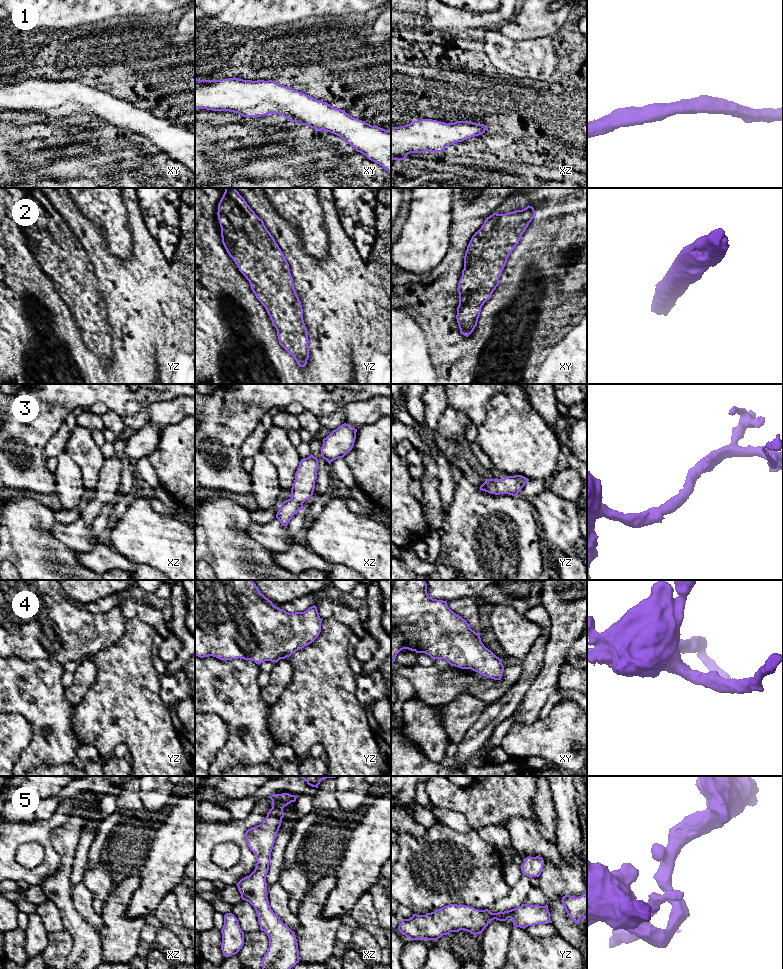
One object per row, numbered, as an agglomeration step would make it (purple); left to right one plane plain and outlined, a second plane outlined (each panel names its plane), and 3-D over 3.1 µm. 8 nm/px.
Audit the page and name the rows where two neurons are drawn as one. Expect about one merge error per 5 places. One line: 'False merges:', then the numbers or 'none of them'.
False merges: none of them

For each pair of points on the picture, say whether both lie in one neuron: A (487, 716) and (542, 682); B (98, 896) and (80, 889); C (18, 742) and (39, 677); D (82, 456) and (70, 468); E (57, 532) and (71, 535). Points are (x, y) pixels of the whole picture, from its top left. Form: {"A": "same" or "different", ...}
{"A": "different", "B": "different", "C": "different", "D": "different", "E": "same"}

